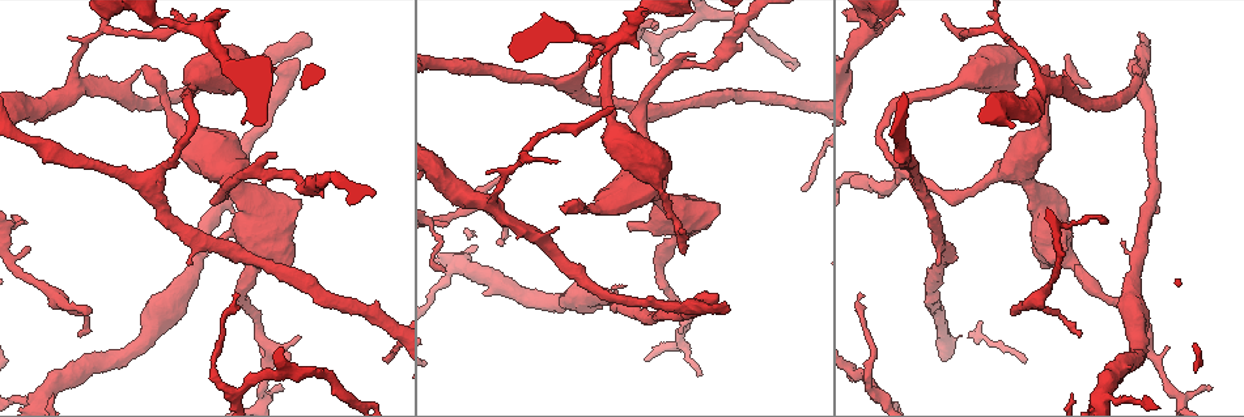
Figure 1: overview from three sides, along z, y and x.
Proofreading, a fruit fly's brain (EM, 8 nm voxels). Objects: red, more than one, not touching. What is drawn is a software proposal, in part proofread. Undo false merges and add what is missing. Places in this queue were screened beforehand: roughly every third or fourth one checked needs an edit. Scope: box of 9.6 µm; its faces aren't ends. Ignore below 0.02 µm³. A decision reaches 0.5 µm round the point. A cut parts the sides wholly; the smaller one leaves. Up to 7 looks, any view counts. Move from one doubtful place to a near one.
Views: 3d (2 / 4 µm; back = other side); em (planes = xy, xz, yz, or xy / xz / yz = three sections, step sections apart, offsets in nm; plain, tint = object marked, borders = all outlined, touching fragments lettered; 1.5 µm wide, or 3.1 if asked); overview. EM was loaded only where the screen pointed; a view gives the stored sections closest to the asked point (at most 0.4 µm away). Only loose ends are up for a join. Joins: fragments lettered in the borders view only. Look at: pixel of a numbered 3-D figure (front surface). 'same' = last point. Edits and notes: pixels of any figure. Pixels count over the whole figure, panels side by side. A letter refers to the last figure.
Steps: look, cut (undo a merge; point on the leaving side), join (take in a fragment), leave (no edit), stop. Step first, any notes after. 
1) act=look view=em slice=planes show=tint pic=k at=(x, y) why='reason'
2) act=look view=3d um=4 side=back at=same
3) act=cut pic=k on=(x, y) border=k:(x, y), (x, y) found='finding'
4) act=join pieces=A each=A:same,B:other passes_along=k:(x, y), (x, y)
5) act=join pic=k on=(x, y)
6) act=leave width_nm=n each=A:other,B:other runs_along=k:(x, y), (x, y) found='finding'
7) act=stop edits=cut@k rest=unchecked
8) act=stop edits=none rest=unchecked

act=look view=3d um=2 pic=1 at=(278, 390) why='branch stops here'

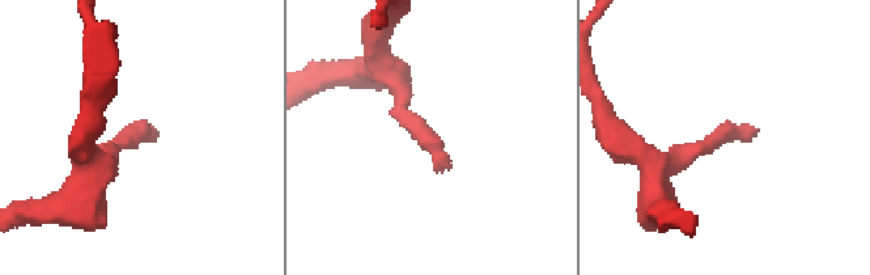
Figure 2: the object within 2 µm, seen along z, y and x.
act=look view=em slice=planes show=borders pic=2 at=(441, 172) why='now the EM'

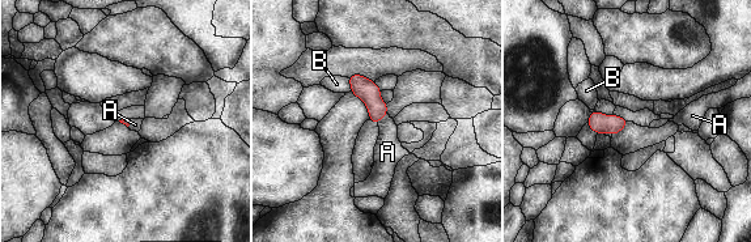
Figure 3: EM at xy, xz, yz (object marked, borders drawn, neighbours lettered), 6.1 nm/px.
act=join pieces=A each=A:same,B:other passes_along=3:(368, 90), (381, 117), (387, 152) found='the cell continues'

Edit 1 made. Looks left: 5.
act=look view=em slice=xy step=4 show=borders pic=1 at=(30, 247) why='tapers out'

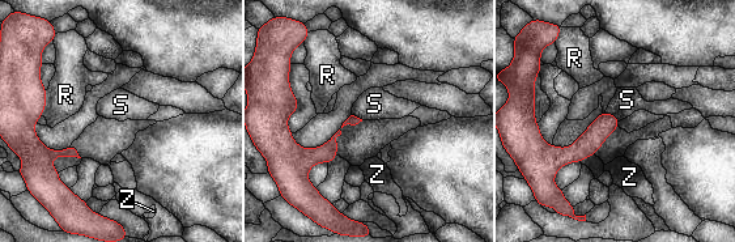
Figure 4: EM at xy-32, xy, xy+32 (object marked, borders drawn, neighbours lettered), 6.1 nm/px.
act=look view=em slice=planes show=borders at=same

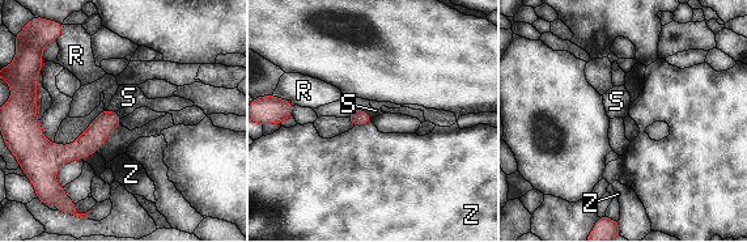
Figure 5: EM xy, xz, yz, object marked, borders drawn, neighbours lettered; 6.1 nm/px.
act=leave width_nm=100 each=R:other,S:other,Z:other border=5:(107, 109), (121, 118) found='none of them fits'

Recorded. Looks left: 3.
act=look view=em slice=xy step=8 show=plain pic=1 at=(275, 154) why='an open end'

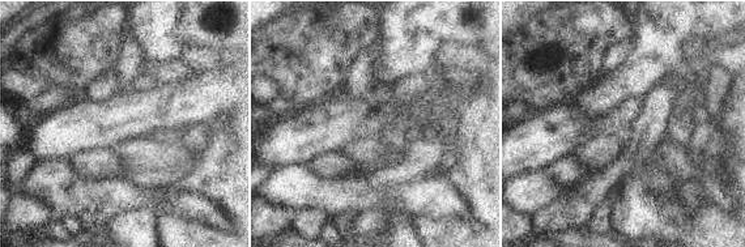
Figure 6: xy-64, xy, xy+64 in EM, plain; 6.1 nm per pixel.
act=look view=em slice=xy step=8 show=borders at=same

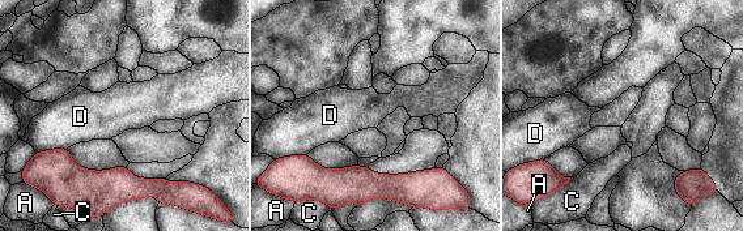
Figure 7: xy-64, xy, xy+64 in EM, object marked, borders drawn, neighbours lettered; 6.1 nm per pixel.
act=leave each=A:other,C:other,D:other border=7:(67, 148), (47, 150) found='no lettered fragment goes on from it'

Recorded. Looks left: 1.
act=stop edits=join@3 rest=unchecked

